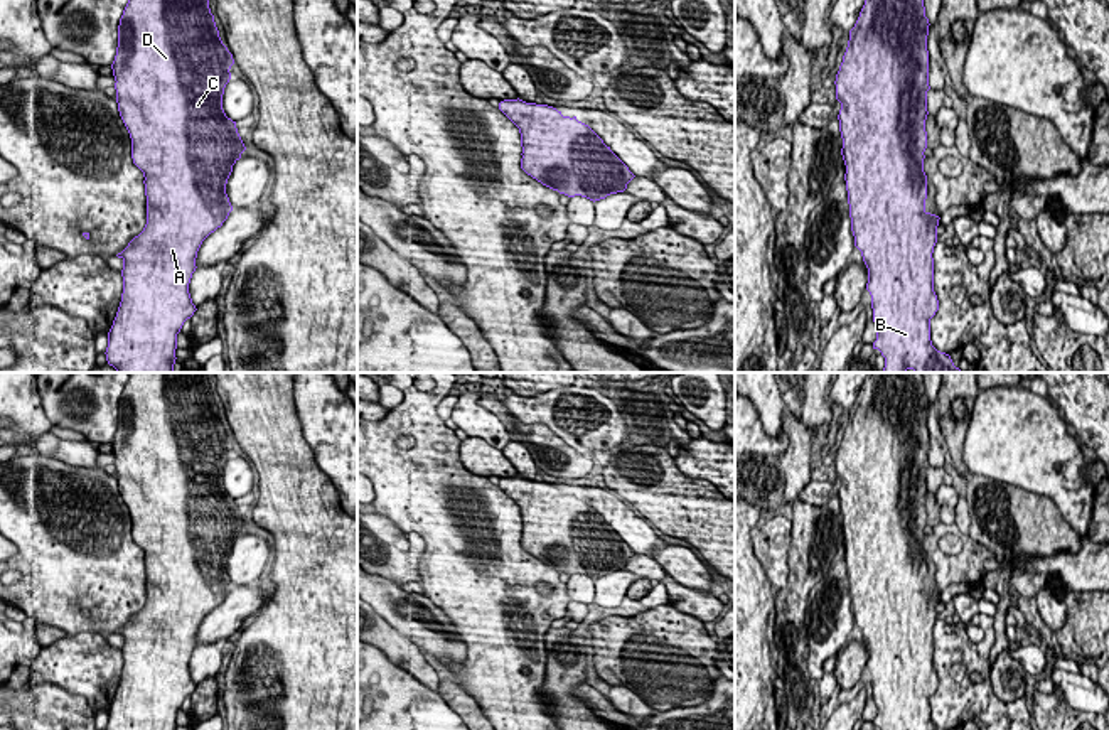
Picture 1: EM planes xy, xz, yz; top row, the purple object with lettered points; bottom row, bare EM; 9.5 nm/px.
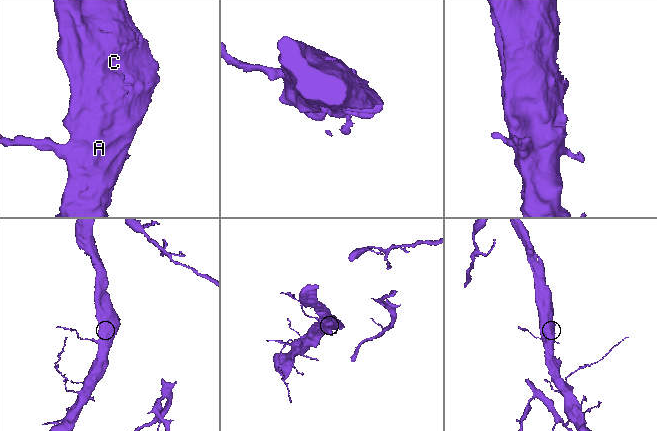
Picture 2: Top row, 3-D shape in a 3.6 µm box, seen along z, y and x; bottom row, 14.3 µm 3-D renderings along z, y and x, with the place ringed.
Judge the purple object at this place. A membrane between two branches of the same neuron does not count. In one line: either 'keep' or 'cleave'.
keep

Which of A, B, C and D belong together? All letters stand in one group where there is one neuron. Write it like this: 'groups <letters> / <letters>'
groups A B C D

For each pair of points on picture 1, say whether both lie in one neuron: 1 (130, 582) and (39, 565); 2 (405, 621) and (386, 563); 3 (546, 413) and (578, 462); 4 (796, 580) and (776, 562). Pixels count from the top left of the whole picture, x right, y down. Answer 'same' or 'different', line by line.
1: same
2: different
3: different
4: different

